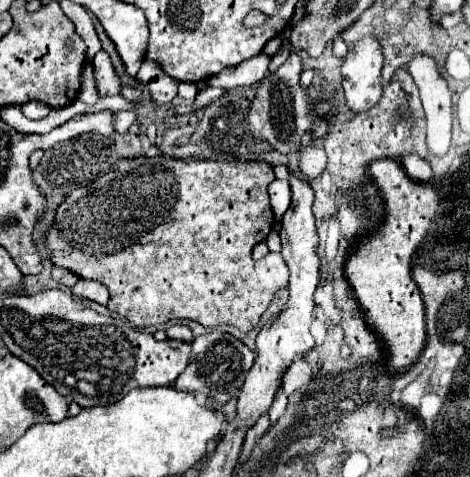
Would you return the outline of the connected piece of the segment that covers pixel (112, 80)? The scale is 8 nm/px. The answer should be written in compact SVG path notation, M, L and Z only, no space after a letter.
M101 50L99 54L95 54L93 58L93 70L95 70L95 84L97 84L97 92L99 96L115 96L119 94L119 78L111 66L111 60L107 56L105 50Z

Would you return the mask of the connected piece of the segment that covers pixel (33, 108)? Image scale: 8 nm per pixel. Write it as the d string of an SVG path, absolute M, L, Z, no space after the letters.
M35 100L23 104L21 109L25 116L33 120L41 120L51 112L51 106Z

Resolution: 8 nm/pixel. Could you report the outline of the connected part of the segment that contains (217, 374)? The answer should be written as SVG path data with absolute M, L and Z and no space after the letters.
M209 332L193 340L193 354L191 362L187 364L187 370L179 374L175 380L177 390L195 392L197 396L205 396L207 402L223 404L235 396L235 392L243 386L243 378L247 376L247 370L253 366L255 354L237 338L225 332Z

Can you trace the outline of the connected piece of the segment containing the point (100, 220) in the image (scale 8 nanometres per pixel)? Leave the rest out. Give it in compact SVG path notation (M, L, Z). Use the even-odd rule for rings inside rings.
M165 156L121 158L111 172L87 186L79 186L59 206L53 230L47 234L49 258L55 266L63 266L79 278L105 284L109 288L107 308L139 328L189 318L207 328L229 324L247 334L289 282L289 270L281 256L273 268L251 258L255 244L263 242L275 224L267 194L273 180L273 166L267 162L219 164Z

